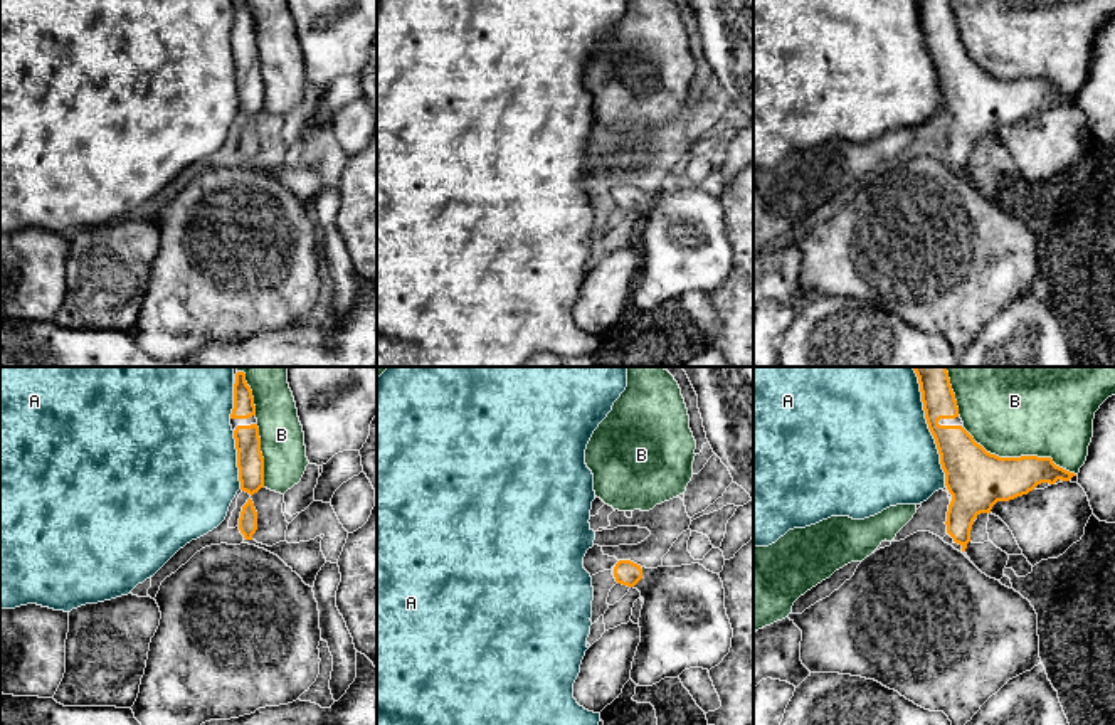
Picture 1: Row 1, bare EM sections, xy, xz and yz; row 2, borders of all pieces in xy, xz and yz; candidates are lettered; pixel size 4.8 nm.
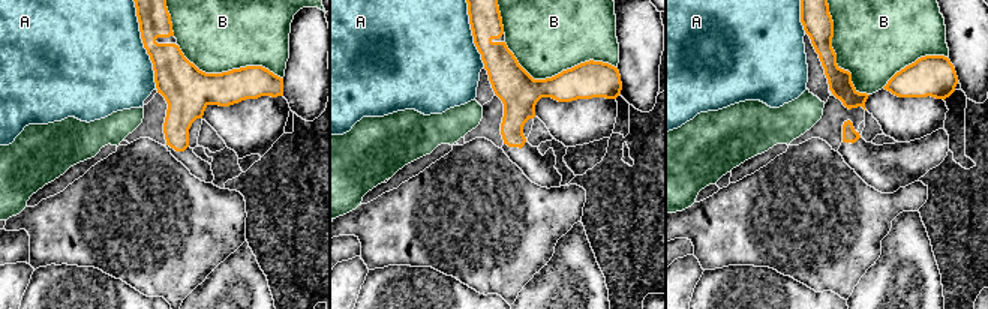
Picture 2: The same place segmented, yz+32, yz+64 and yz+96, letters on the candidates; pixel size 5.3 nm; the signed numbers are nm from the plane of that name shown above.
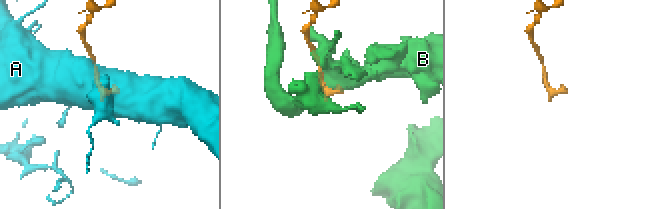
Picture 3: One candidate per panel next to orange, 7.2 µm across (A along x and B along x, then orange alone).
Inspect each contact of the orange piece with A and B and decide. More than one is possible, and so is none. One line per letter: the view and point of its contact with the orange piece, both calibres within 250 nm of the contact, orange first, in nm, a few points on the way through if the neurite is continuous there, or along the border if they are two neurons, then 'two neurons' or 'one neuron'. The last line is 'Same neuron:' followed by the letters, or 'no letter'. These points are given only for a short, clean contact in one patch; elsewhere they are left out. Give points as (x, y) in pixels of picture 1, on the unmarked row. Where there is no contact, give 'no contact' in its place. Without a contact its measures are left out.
A: contact yz (930, 54); calibres 240 and 500 nm; two neurons
B: contact yz (1021, 79); calibres 280 and 380 nm; two neurons
Same neuron: no letter

